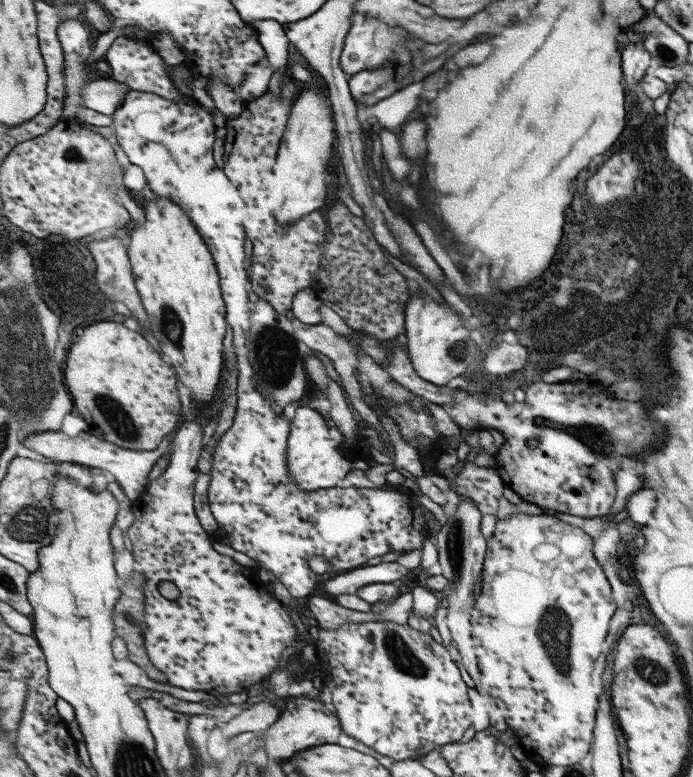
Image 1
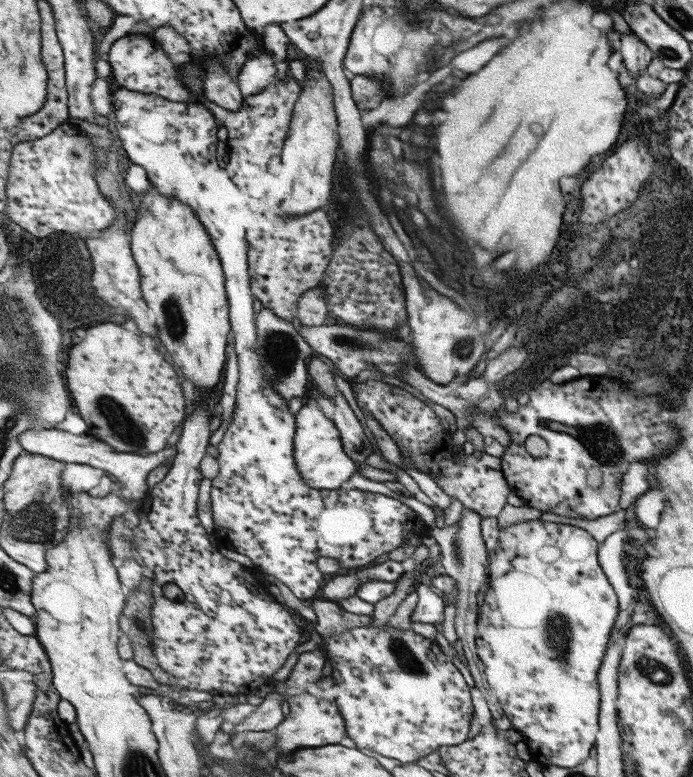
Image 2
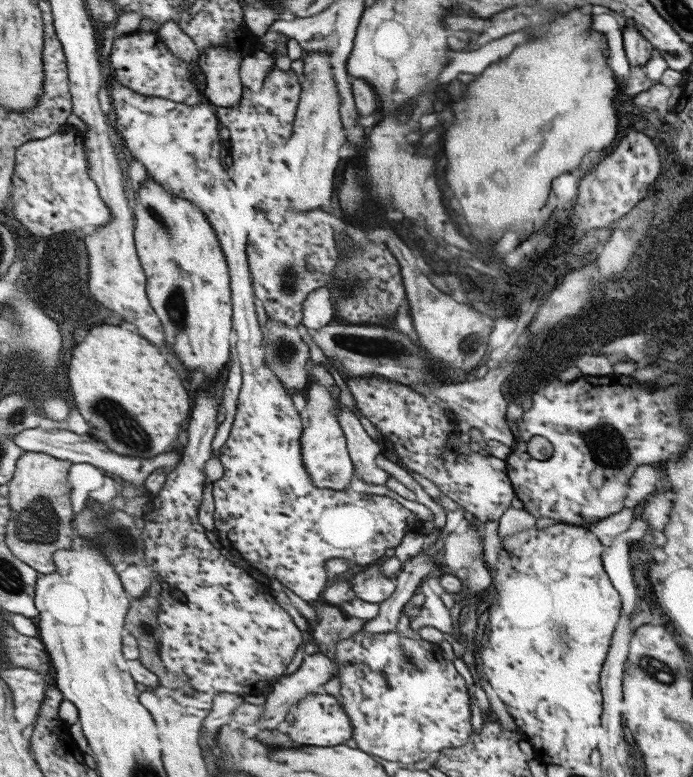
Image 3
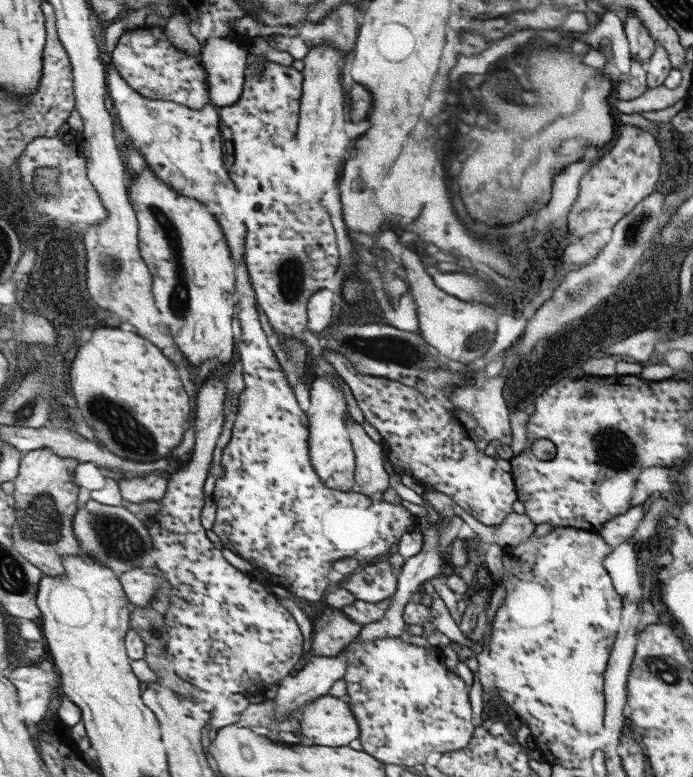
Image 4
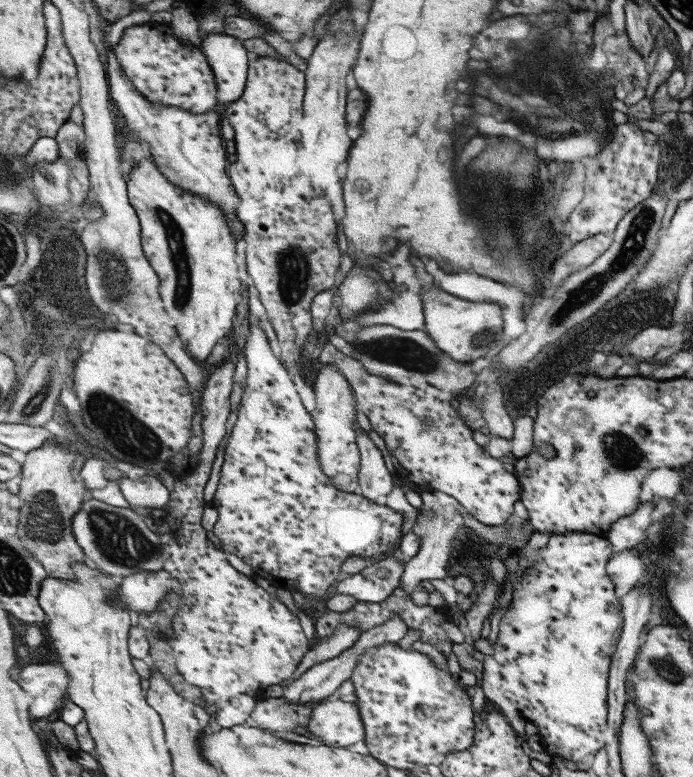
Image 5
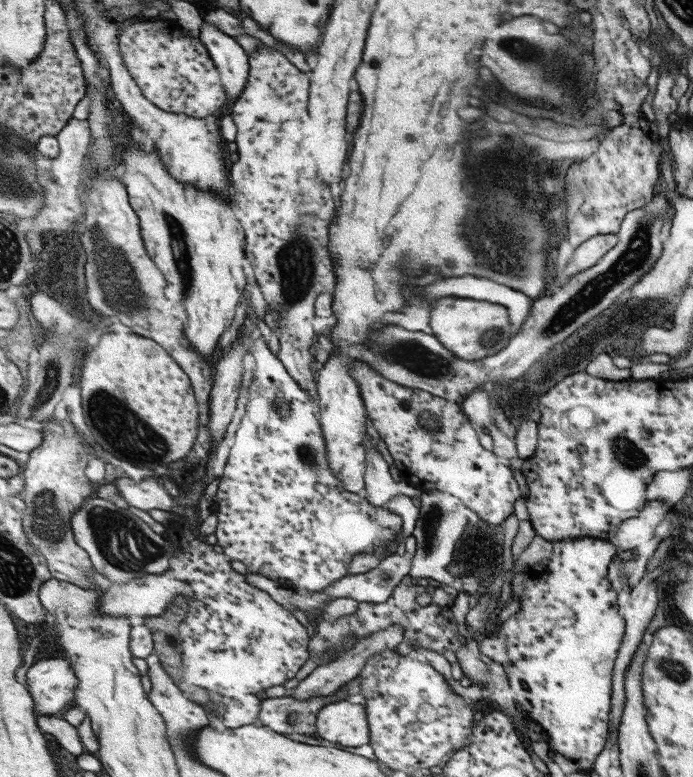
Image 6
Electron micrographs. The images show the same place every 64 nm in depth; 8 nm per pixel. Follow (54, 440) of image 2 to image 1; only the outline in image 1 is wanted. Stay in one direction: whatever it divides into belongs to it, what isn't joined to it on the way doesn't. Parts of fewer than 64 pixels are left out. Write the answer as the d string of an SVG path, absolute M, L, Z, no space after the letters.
M45 431L35 434L27 435L22 441L22 444L28 449L34 450L44 457L51 458L51 460L59 460L61 463L72 462L92 467L93 470L108 471L113 475L120 484L127 496L133 500L141 498L150 484L150 474L155 468L155 465L166 456L171 450L172 441L161 444L161 448L157 450L133 450L131 448L123 448L122 446L115 446L107 440L95 438L93 434L87 431L81 432L79 436L69 436L63 431Z

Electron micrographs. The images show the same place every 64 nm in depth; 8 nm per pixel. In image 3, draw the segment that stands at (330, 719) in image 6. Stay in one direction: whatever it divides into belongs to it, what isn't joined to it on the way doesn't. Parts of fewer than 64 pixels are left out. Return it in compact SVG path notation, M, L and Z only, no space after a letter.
M329 694L309 695L293 708L293 713L295 719L286 733L292 740L291 746L339 746L353 738L353 723L342 705L341 698Z

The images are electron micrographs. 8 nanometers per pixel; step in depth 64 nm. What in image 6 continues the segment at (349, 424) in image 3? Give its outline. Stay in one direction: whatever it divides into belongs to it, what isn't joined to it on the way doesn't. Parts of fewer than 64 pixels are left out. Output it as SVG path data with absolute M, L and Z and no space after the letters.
M366 448L366 472L365 472L365 500L370 505L384 507L393 496L402 494L409 498L417 497L421 493L413 481L407 478L395 482L391 479L388 466L374 448Z

